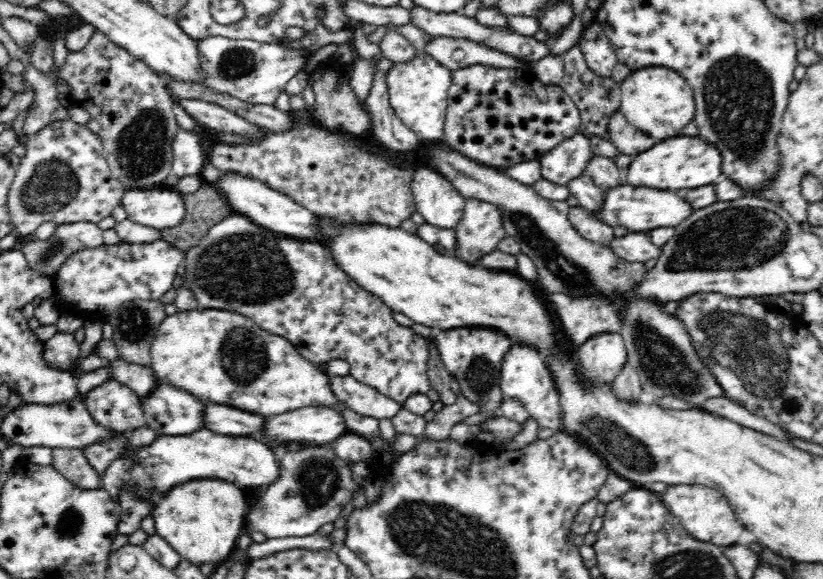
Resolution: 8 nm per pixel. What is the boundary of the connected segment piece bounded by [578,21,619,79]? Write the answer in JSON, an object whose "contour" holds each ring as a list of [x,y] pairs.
{"contour":[[[595,21],[588,24],[578,46],[592,72],[604,79],[612,75],[613,68],[619,62],[600,24]]]}

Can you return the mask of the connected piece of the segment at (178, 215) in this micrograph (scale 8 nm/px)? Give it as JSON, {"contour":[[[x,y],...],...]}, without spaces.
{"contour":[[[160,185],[148,189],[128,189],[121,198],[127,218],[156,230],[174,228],[186,216],[182,194]]]}

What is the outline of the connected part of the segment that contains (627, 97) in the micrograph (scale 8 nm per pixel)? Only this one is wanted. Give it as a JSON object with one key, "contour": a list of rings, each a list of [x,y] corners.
{"contour":[[[651,66],[632,71],[624,81],[620,82],[620,87],[619,111],[633,127],[658,142],[676,136],[688,122],[694,120],[696,104],[692,88],[671,68]]]}

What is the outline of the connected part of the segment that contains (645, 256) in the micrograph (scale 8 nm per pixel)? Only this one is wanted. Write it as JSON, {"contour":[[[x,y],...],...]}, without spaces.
{"contour":[[[629,232],[623,237],[615,237],[608,248],[616,255],[629,260],[630,262],[648,262],[652,258],[658,258],[662,247],[658,247],[644,235],[644,232]]]}

